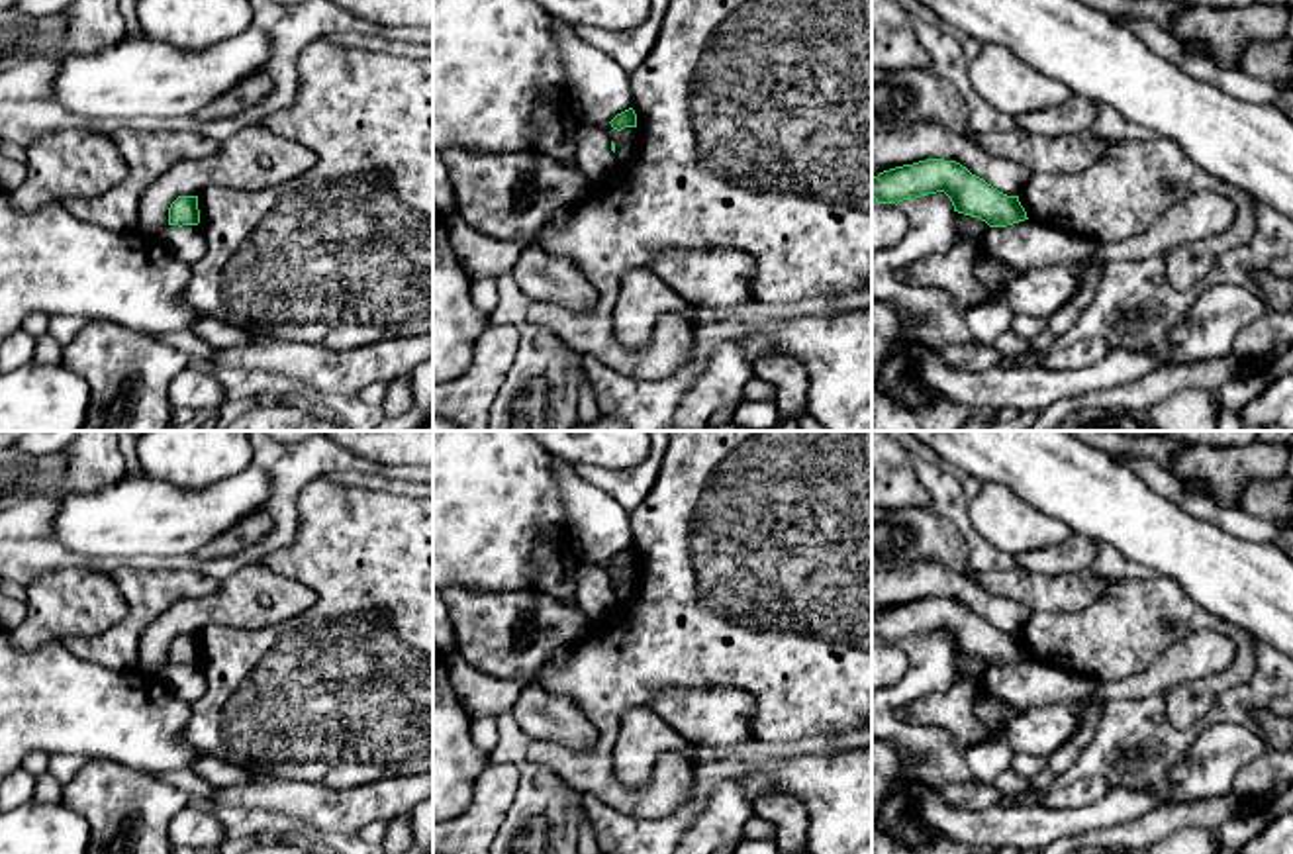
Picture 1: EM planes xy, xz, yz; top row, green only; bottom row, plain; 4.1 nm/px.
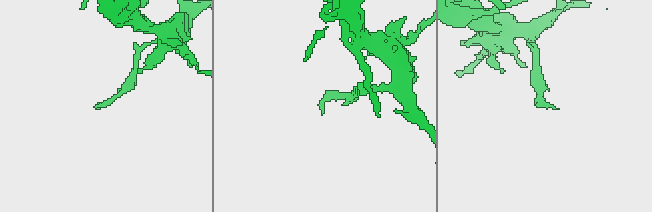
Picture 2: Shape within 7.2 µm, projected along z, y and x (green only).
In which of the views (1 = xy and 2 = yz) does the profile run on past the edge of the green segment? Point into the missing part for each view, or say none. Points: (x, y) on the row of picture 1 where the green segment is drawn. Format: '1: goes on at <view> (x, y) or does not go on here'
1: does not go on here
2: does not go on here

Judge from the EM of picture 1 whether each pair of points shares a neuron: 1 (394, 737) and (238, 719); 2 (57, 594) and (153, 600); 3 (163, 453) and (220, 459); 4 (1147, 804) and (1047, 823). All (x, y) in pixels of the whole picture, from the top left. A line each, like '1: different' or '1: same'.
1: same
2: different
3: same
4: same

